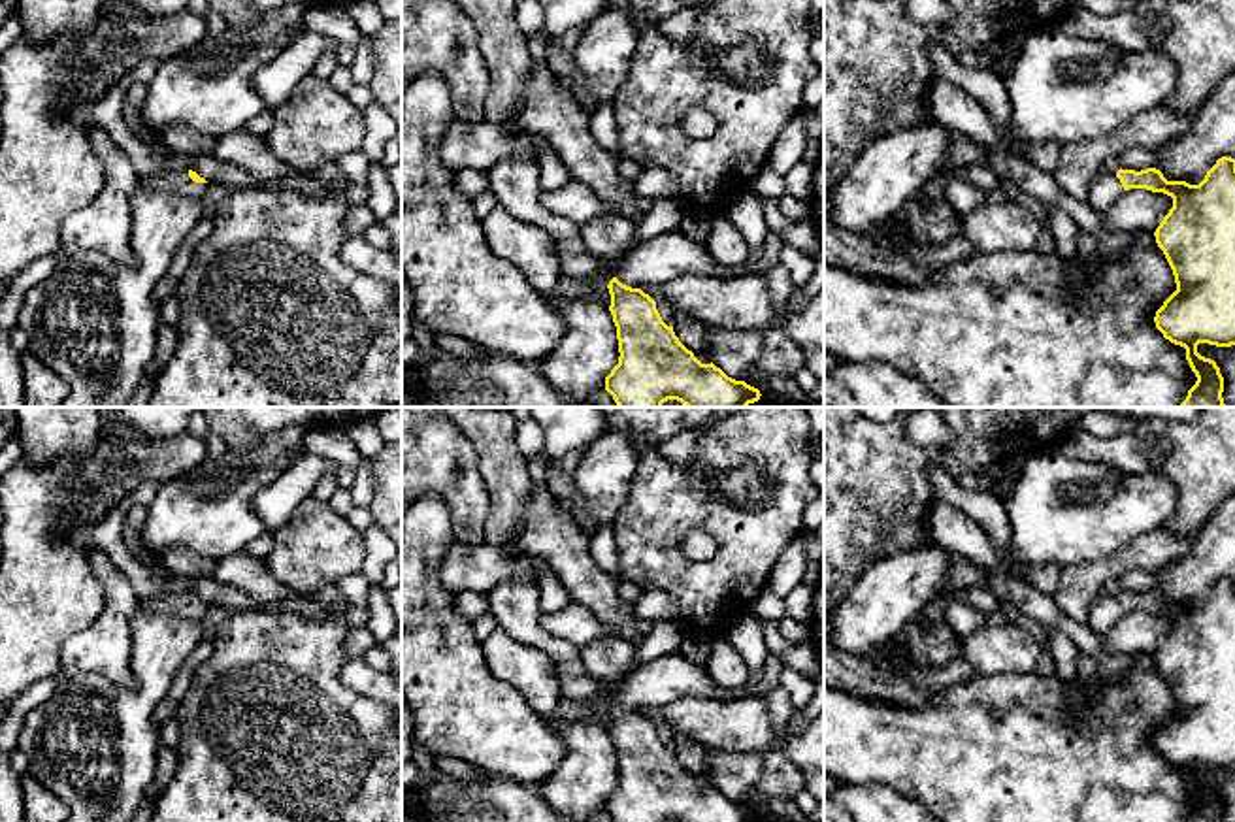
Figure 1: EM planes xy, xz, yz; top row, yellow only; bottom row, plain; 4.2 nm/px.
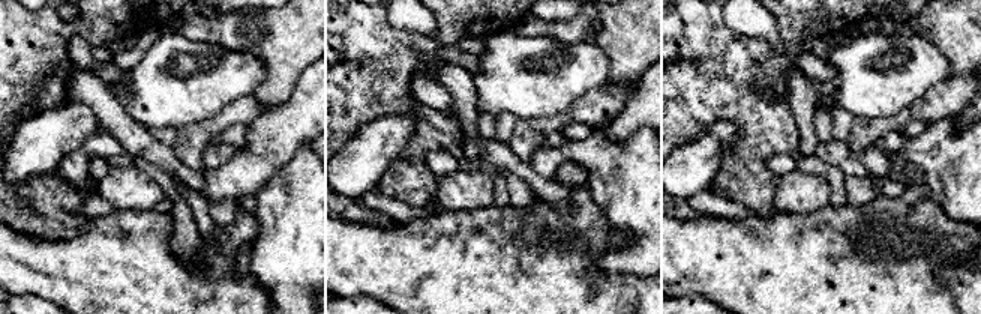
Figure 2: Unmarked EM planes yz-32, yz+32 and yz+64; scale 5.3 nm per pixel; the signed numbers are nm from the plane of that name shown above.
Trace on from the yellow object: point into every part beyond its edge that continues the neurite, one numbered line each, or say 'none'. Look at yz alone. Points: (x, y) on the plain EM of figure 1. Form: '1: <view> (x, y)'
1: yz (1105, 611)

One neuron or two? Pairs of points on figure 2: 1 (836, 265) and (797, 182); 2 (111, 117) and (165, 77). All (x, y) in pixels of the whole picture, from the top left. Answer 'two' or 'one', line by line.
1: two
2: two

